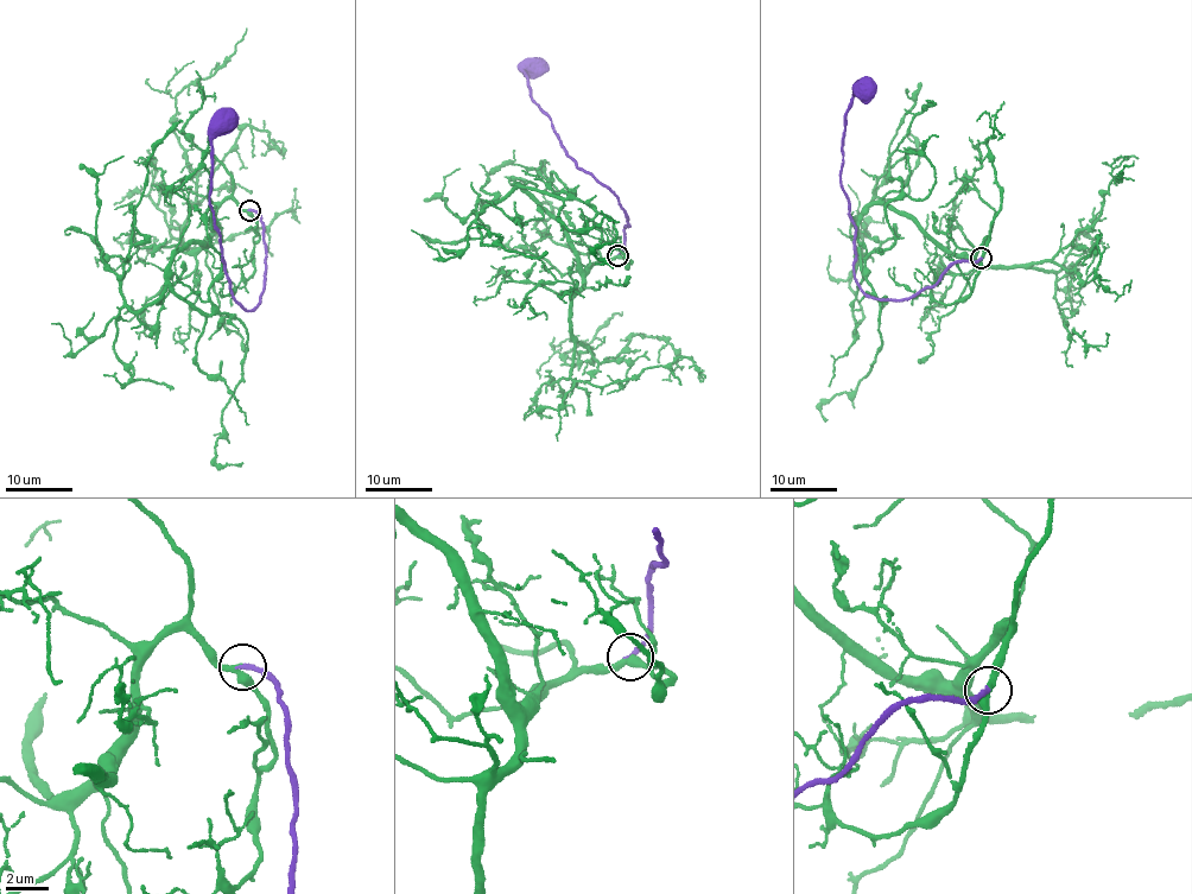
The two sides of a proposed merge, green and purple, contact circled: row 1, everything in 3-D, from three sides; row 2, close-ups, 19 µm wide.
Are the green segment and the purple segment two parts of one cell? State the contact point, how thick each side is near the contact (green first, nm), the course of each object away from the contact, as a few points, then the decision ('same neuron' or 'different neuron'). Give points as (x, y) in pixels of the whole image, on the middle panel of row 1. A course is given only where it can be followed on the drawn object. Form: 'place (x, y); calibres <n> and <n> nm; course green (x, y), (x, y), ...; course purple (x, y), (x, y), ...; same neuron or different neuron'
place (617, 255); calibres 280 and 240 nm; course green (619, 255), (581, 270), (568, 232), (518, 186), (575, 194), (555, 172), (560, 197), (539, 170), (513, 164); course purple (619, 255), (628, 217), (617, 195), (578, 167), (549, 116), (533, 101), (522, 64), (532, 65); same neuron

